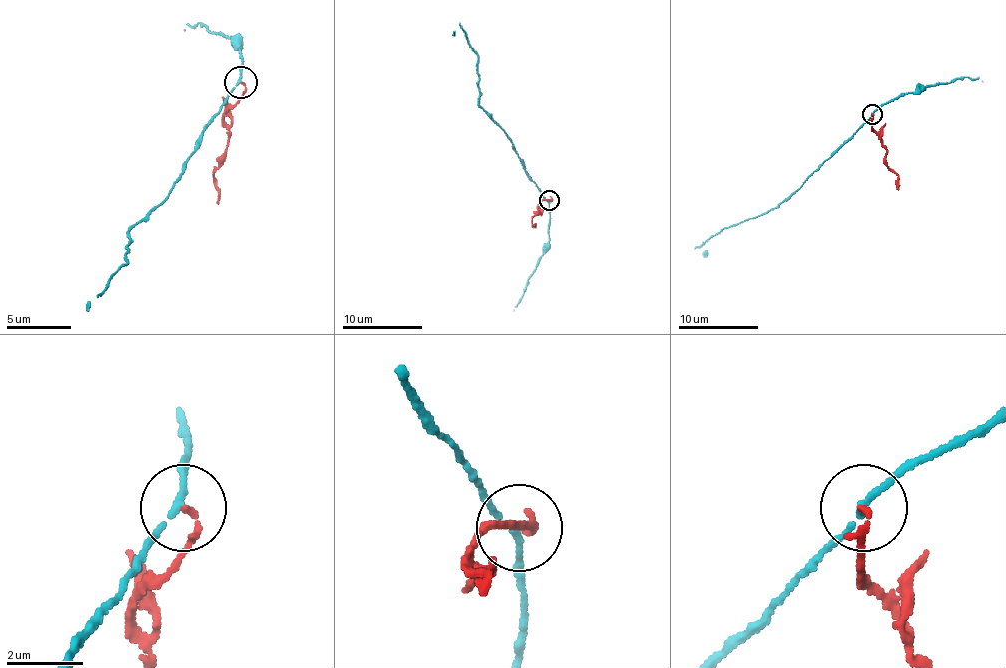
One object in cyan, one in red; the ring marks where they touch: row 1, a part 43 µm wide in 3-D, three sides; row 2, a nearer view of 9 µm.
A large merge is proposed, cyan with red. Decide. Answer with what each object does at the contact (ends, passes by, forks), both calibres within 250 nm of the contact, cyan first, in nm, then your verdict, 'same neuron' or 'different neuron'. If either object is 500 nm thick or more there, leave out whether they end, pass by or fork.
cyan passes by; red passes by; calibres 160 and 110 nm; different neuron

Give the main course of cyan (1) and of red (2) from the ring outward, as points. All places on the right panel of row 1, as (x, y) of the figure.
1: (872, 114), (777, 207), (725, 227), (717, 235), (709, 237), (699, 247), (707, 257)
2: (872, 114), (872, 128), (886, 148), (890, 169), (898, 177), (898, 191)

